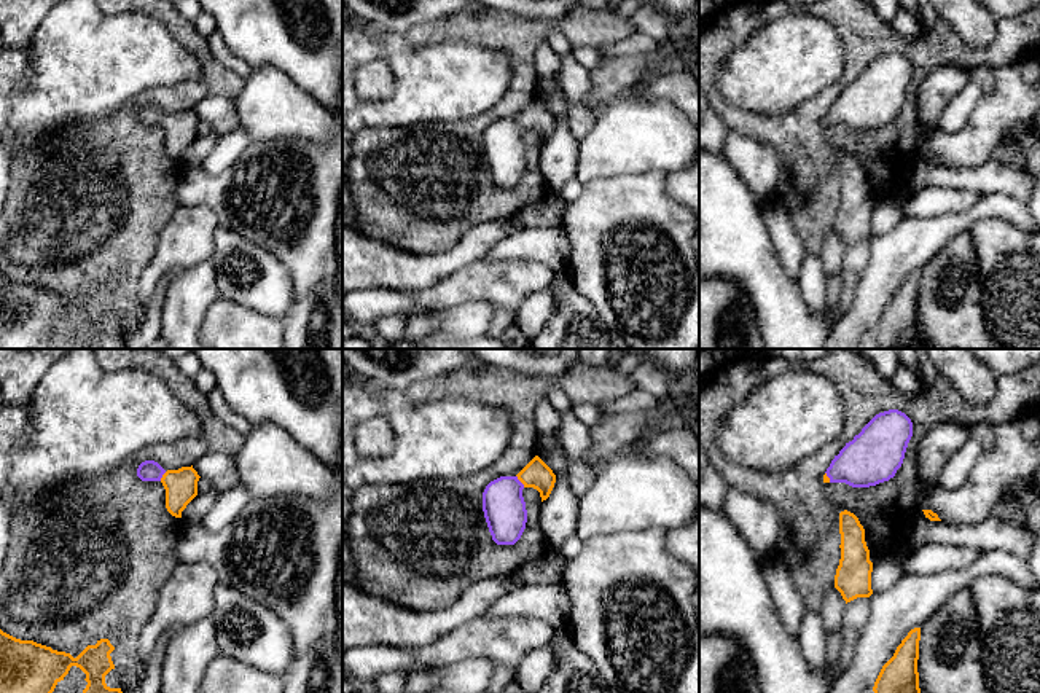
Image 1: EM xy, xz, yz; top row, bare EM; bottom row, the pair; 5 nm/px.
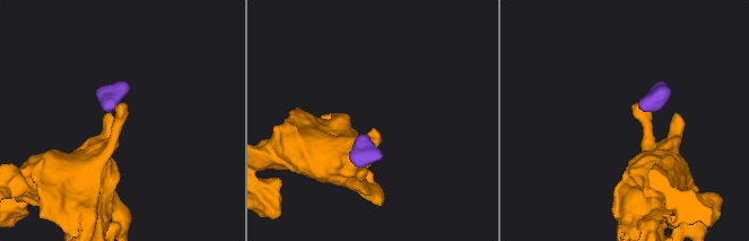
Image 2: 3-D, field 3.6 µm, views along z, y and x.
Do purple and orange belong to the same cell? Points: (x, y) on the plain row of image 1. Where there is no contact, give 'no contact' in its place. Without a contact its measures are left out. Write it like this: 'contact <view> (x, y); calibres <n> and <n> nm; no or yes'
contact xz (520, 125); calibres 220 and 140 nm; yes

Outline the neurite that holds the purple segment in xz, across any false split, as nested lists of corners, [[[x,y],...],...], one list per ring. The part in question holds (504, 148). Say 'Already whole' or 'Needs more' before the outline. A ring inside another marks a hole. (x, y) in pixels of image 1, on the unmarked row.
Needs more. [[[538,99],[516,119],[500,119],[491,124],[483,135],[483,155],[492,183],[497,188],[514,188],[527,166],[522,132],[537,132],[543,145],[549,140],[554,126],[556,118]]]

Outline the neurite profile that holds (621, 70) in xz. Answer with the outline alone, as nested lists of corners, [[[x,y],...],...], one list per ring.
[[[618,49],[589,72],[591,84],[585,105],[597,112],[607,100],[631,91],[653,72],[651,51]]]

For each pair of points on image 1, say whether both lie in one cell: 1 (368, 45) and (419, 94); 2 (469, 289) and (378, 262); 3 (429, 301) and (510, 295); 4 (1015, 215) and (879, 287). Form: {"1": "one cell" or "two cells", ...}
{"1": "one cell", "2": "two cells", "3": "one cell", "4": "one cell"}

